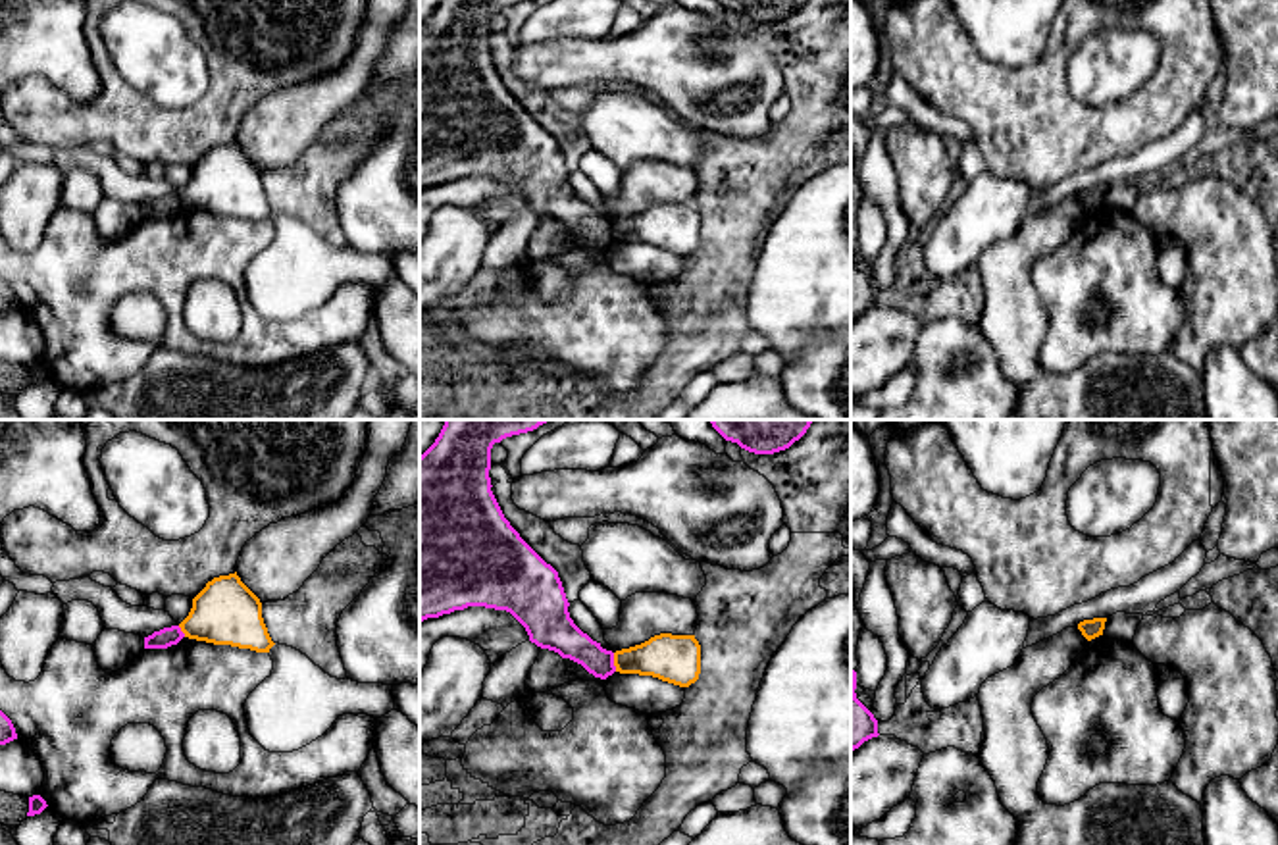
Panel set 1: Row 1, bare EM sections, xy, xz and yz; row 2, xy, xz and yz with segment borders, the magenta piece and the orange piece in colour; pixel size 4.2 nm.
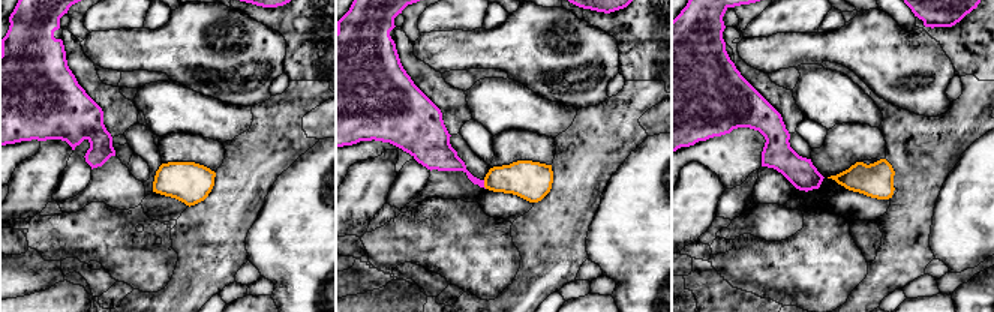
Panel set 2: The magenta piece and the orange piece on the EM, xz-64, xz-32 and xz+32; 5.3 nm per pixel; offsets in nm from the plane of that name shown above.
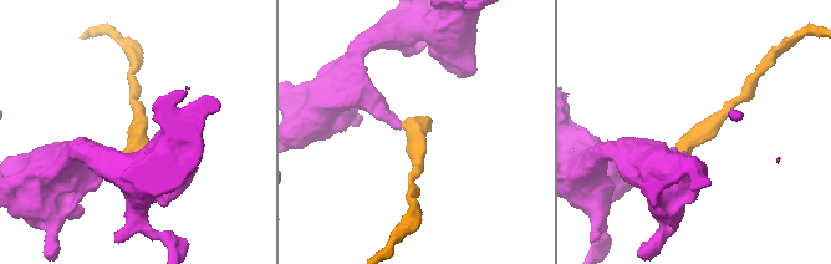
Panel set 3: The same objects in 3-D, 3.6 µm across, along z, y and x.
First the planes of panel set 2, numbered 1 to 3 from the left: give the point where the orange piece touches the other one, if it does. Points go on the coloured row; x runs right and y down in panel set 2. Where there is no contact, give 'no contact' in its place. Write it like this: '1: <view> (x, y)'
1: no contact
2: xz-32 (483, 185)
3: no contact

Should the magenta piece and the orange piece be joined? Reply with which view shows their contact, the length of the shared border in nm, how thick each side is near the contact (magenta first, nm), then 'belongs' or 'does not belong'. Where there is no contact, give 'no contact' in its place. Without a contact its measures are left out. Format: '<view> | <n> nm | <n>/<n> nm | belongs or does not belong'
xz | 80 nm | 150/200 nm | does not belong

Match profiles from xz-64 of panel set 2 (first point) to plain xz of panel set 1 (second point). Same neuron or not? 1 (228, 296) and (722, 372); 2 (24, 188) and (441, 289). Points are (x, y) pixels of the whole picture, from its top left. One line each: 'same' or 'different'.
1: same
2: same

